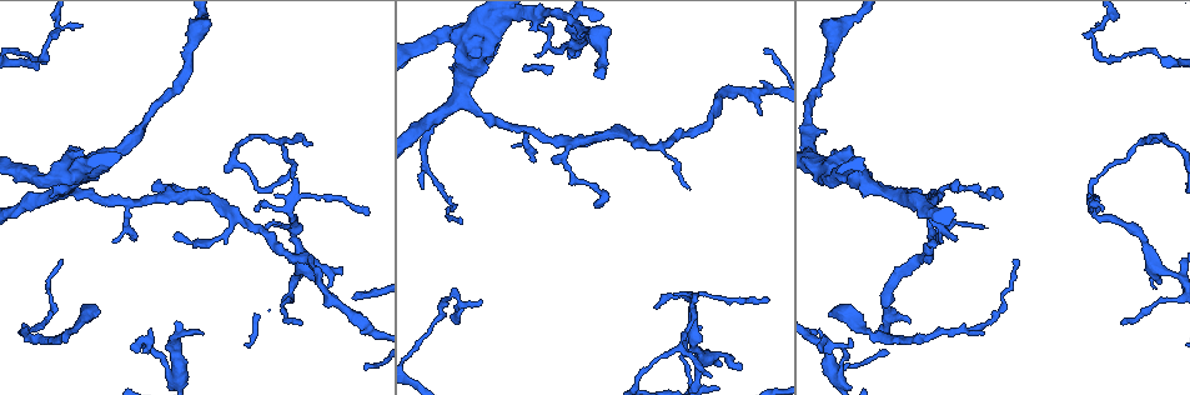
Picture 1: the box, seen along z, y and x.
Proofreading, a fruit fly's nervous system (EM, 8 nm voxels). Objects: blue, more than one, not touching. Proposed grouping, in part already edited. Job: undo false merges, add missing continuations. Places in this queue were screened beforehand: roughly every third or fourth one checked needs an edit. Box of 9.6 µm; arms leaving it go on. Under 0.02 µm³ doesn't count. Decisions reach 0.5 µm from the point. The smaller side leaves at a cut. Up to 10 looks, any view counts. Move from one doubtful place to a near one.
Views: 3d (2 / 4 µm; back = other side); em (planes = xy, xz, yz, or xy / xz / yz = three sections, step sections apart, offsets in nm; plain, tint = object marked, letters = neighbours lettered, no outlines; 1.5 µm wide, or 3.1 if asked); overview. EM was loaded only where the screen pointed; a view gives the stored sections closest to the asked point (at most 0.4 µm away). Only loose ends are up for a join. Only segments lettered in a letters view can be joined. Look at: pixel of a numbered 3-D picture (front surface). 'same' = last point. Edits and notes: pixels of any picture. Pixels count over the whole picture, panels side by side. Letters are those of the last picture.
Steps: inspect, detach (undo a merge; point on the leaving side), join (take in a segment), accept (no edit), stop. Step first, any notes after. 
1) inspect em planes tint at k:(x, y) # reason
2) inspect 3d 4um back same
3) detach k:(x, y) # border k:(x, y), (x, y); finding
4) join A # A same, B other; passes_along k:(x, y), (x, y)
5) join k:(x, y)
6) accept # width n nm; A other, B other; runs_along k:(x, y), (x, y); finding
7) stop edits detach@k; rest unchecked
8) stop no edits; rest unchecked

inspect 3d 2um at 1:(1001, 197) # thin end

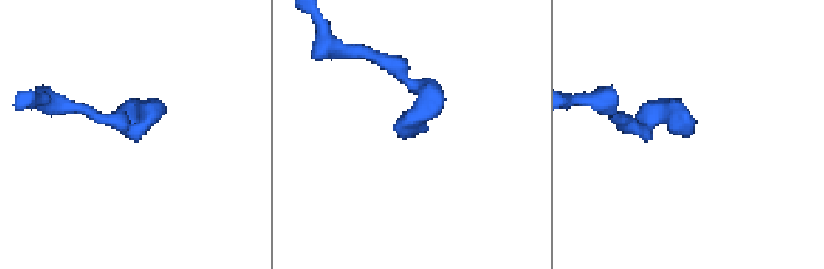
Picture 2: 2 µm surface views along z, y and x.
inspect em planes plain at 2:(409, 133) # shape alone is not enough

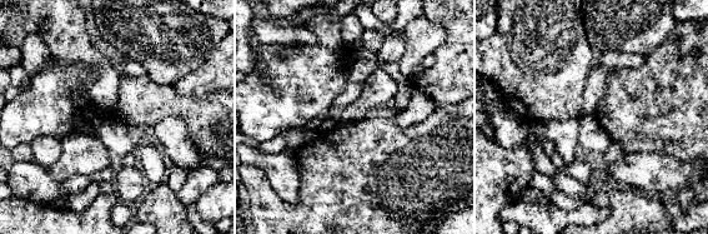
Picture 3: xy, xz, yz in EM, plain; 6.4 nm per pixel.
inspect em planes letters same

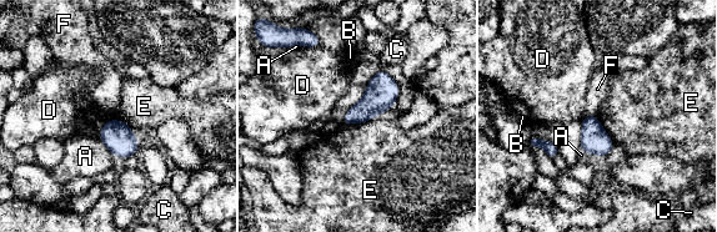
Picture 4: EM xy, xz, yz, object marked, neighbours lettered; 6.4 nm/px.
accept # longest_contact E 280 nm; A other, B other, C other, D other, E other, F other; border 4:(381, 112), (365, 121), (341, 124); none of them fits

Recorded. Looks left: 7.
inspect em xy step 8 plain at 1:(523, 130) # a narrow waist

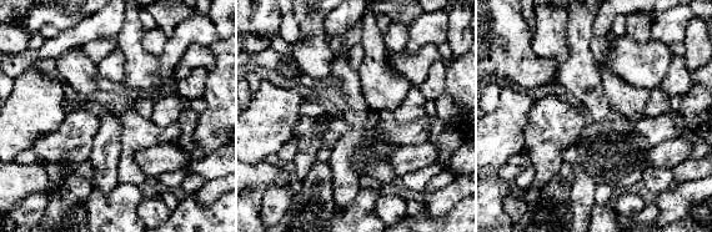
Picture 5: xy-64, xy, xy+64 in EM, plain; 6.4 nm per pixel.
inspect em xy step 8 letters same # what lies round it

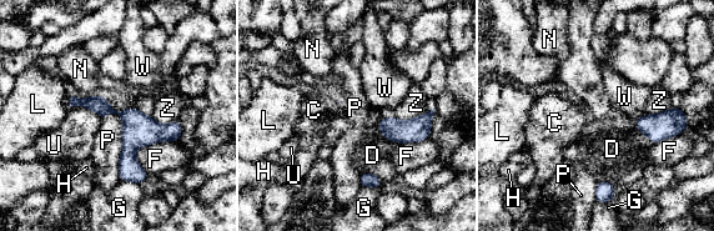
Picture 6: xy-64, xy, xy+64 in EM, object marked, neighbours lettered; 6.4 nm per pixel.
accept # C other, D other, F other, G other, H other, L other, N other, P other, U other, W other, Z other; border 6:(109, 113), (121, 120), (120, 180); continuous, no second cell

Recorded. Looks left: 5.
inspect 3d 4um at 1:(78, 326)

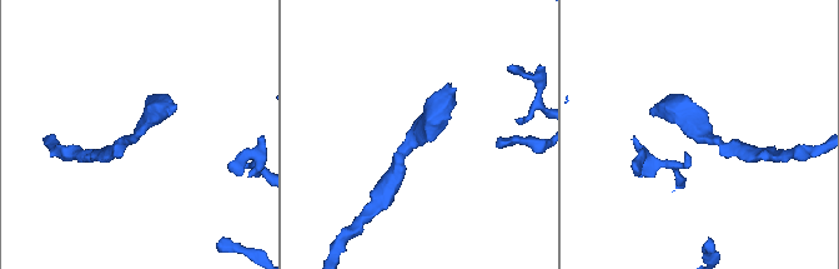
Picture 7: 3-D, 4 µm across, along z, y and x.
inspect em yz step 8 letters at 7:(694, 131) # now the EM

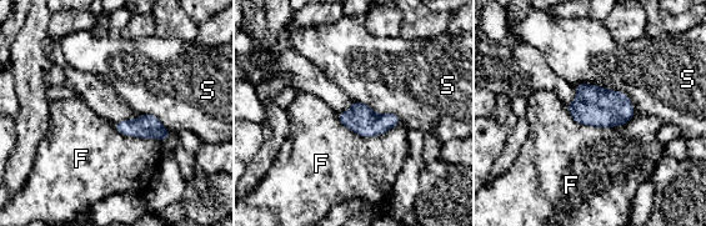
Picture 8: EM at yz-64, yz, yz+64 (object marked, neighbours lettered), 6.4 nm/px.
inspect em planes letters same # cut it another way

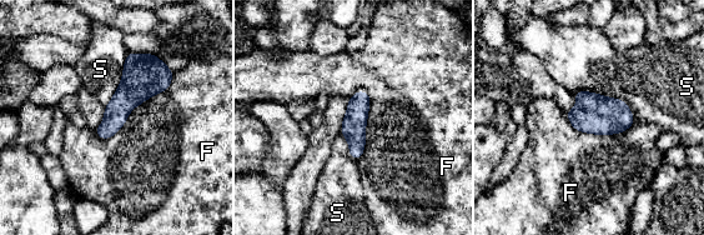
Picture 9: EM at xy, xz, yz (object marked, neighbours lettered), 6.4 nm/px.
accept # F other, S other; border 9:(174, 73), (112, 135), (95, 134); one cell here

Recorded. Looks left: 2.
stop no edits; rest unchecked

